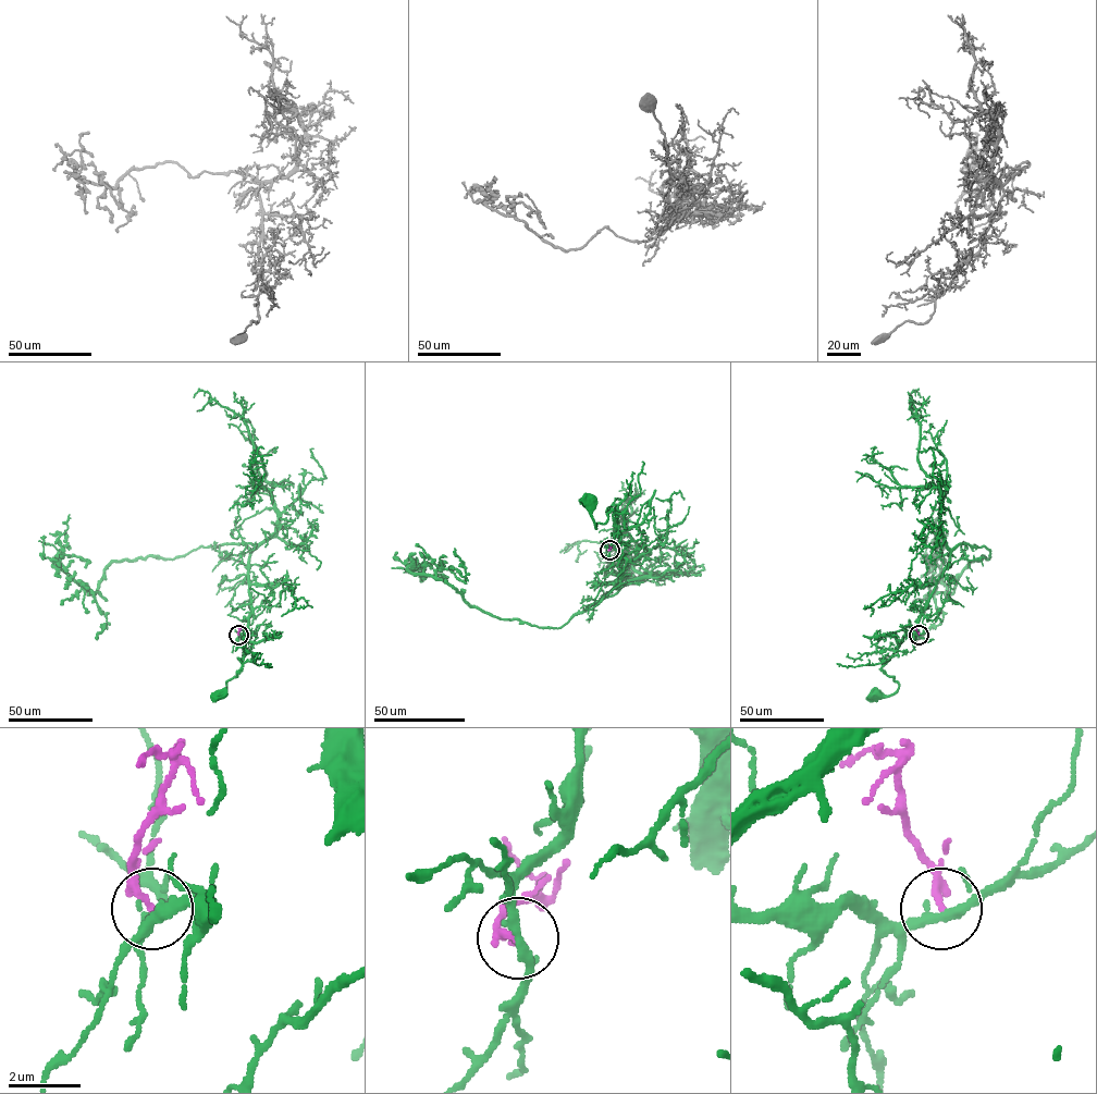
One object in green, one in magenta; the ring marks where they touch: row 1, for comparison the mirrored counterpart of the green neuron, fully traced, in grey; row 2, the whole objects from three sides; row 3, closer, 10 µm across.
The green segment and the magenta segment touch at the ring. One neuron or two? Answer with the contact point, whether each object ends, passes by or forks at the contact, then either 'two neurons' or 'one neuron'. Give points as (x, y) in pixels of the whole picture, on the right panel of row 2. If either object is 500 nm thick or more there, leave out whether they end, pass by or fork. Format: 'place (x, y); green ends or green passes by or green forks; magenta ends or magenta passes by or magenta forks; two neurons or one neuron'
place (919, 635); green forks; magenta ends; two neurons

